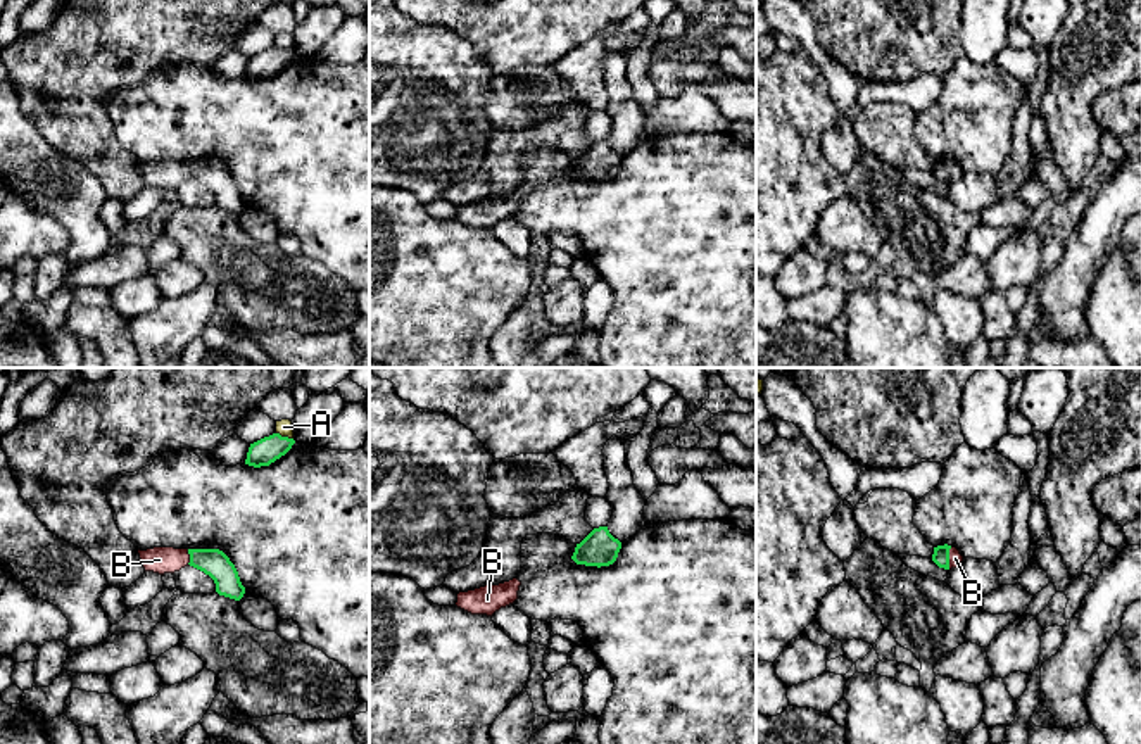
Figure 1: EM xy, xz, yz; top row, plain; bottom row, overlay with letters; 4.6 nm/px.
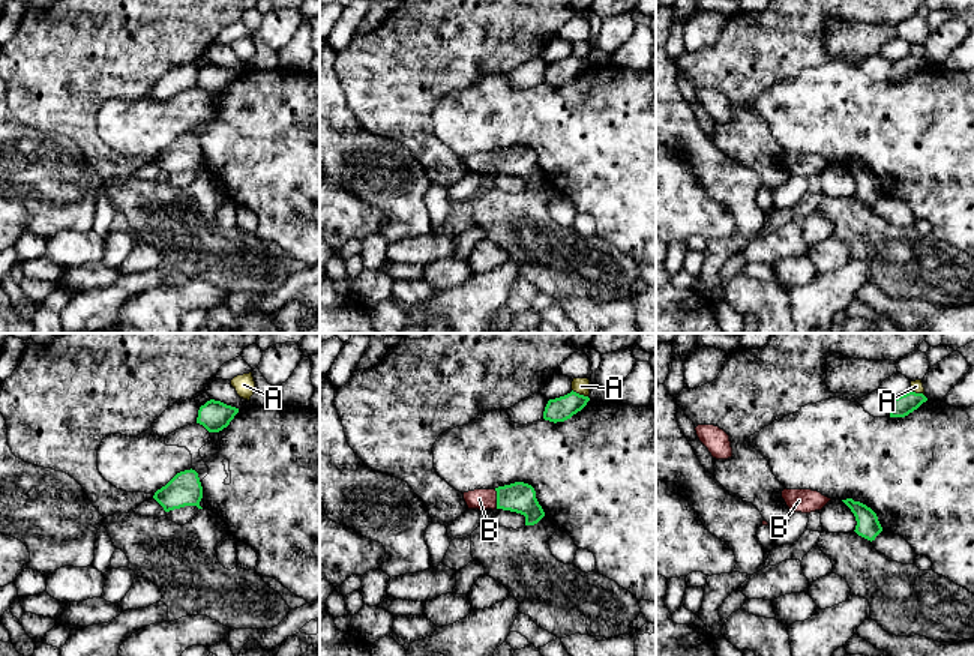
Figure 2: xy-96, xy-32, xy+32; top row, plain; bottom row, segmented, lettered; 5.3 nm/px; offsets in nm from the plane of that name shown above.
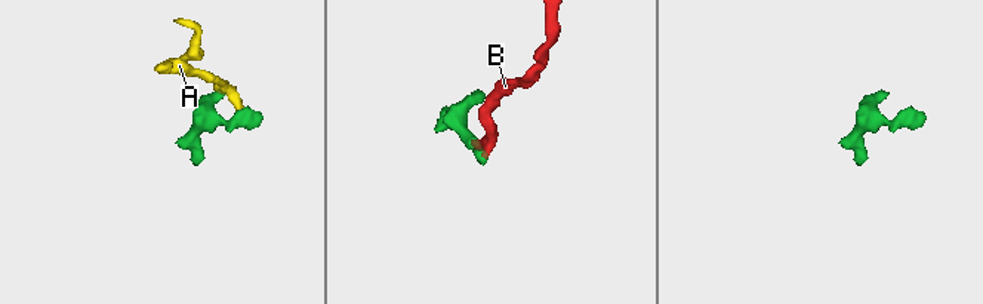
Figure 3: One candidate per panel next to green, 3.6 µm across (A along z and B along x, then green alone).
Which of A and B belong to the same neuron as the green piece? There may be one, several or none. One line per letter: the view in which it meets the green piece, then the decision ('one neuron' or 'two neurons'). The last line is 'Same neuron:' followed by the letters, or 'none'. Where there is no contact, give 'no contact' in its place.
A: contact in xy; two neurons
B: contact in yz; one neuron
Same neuron: B

